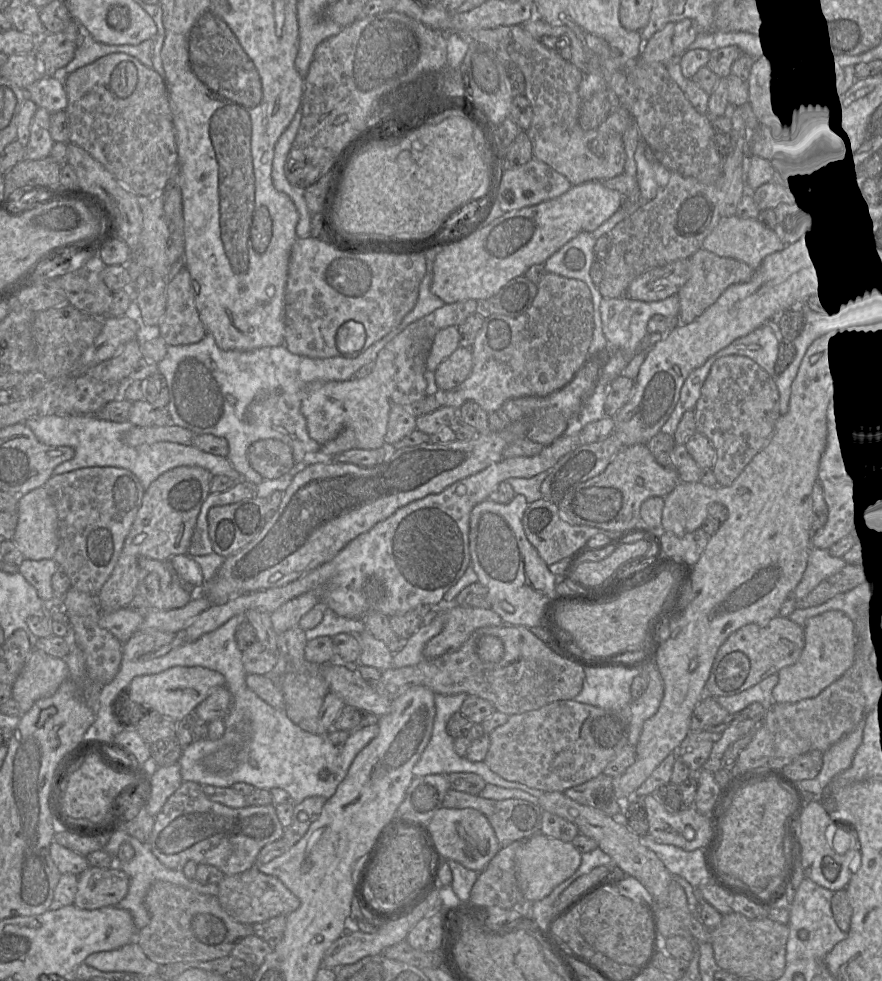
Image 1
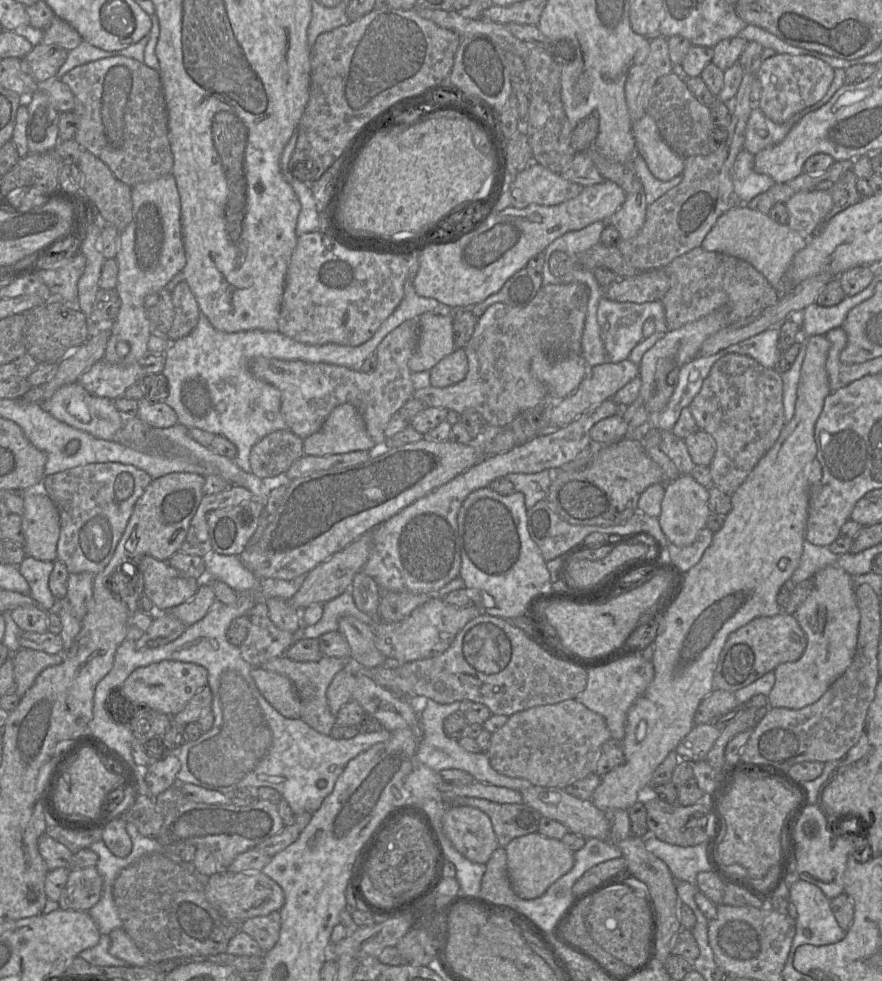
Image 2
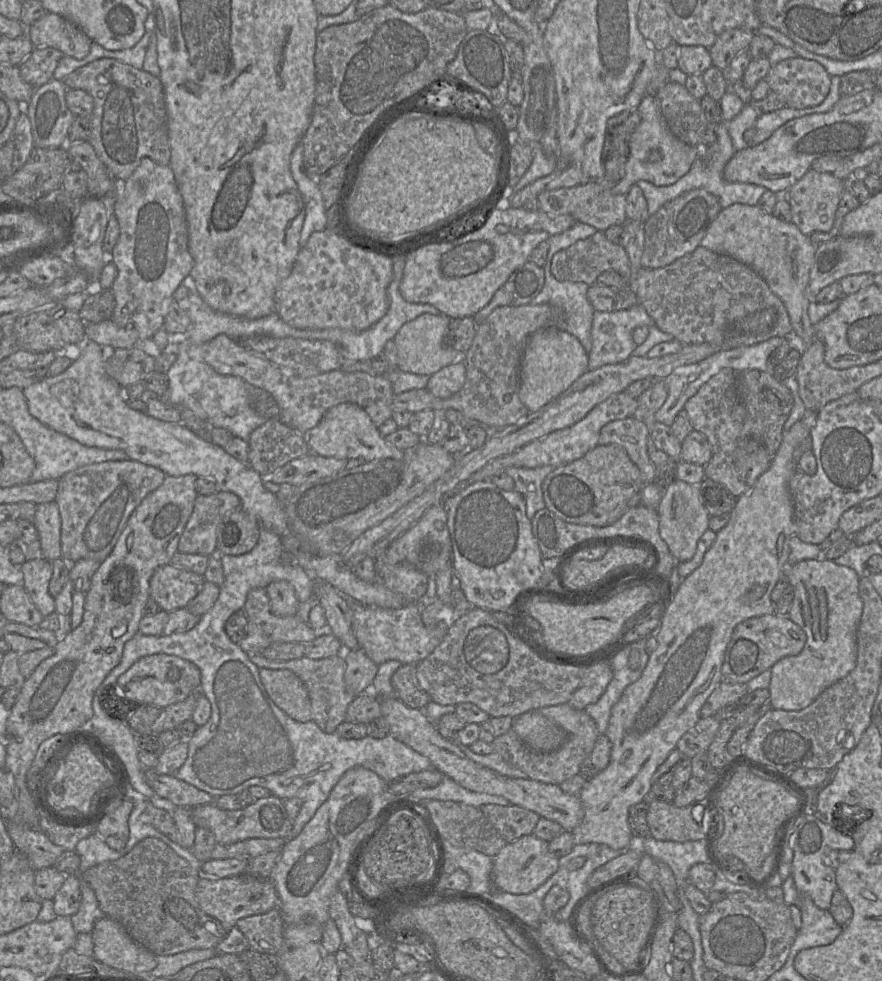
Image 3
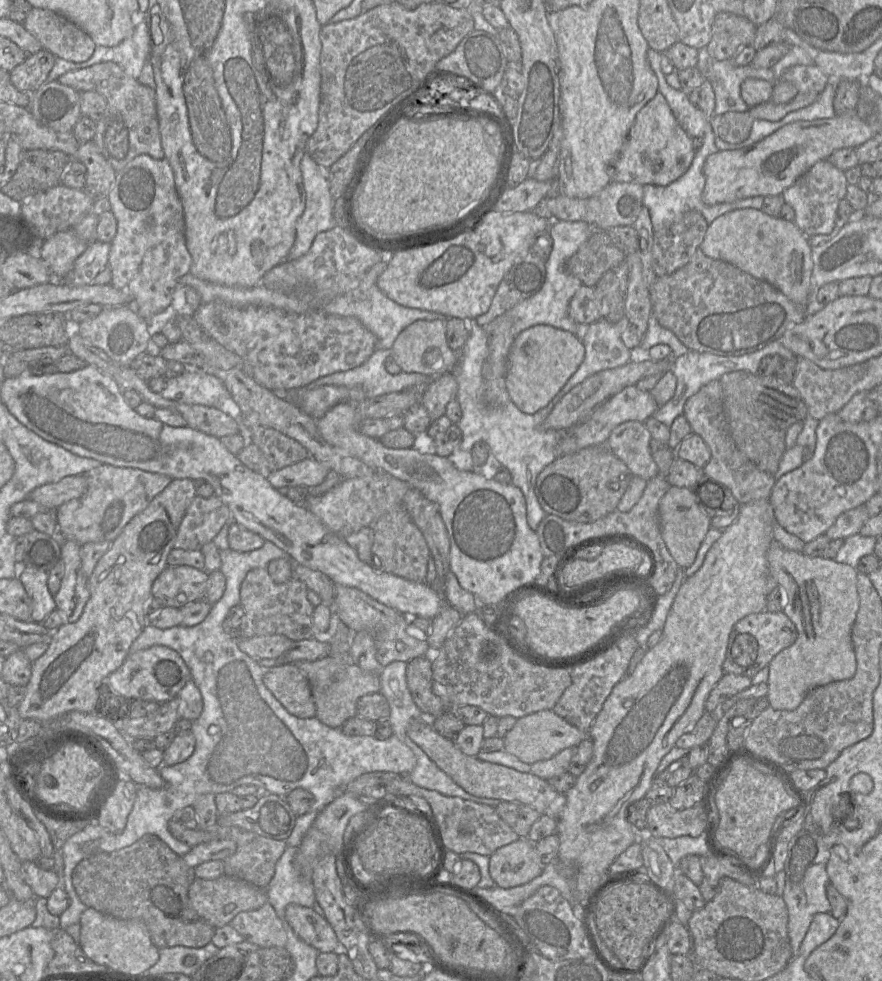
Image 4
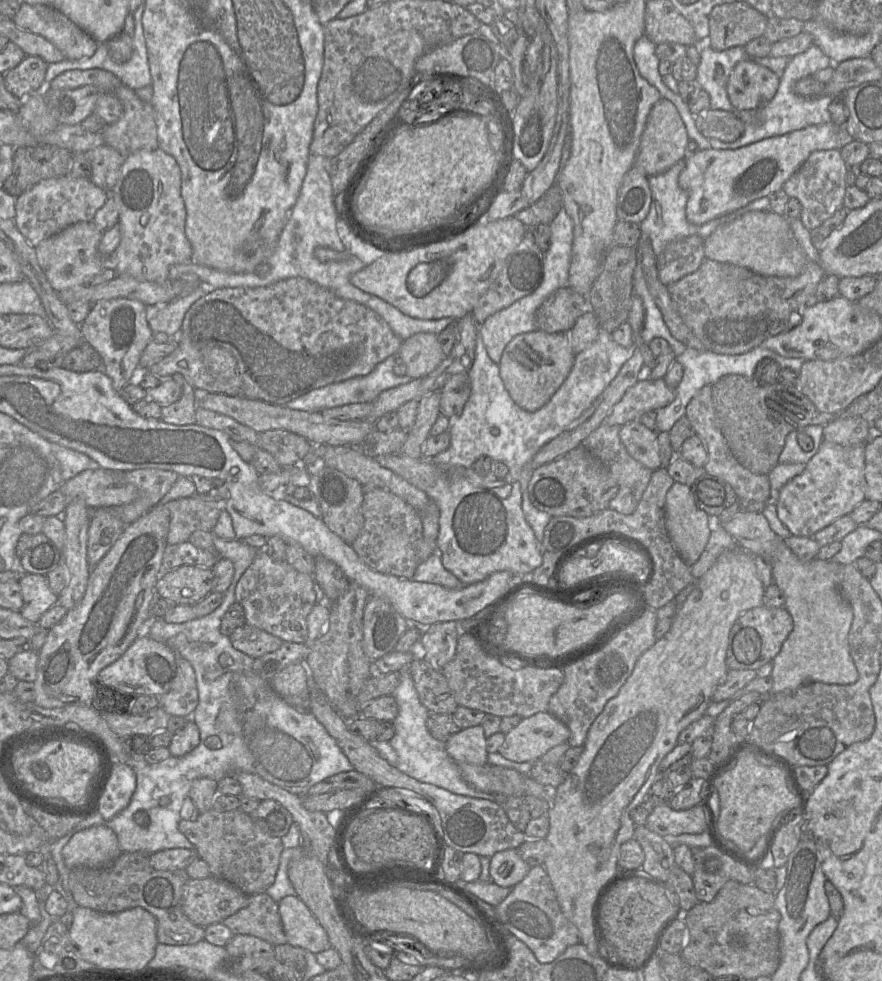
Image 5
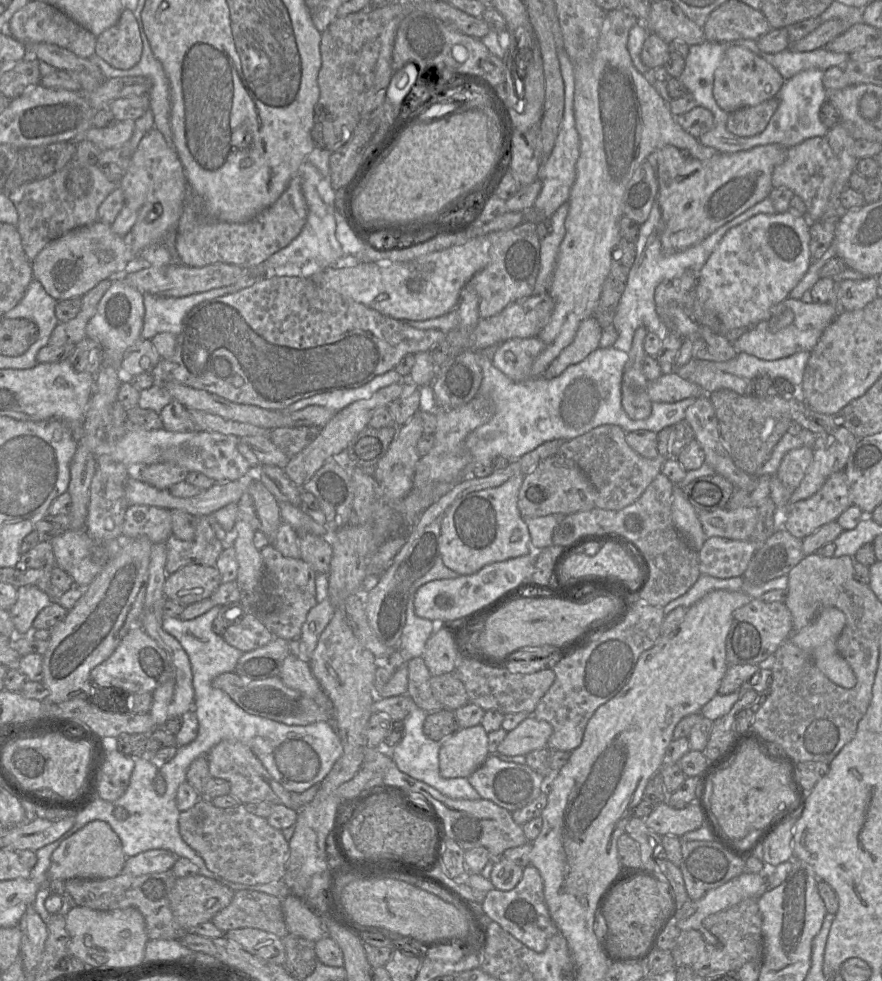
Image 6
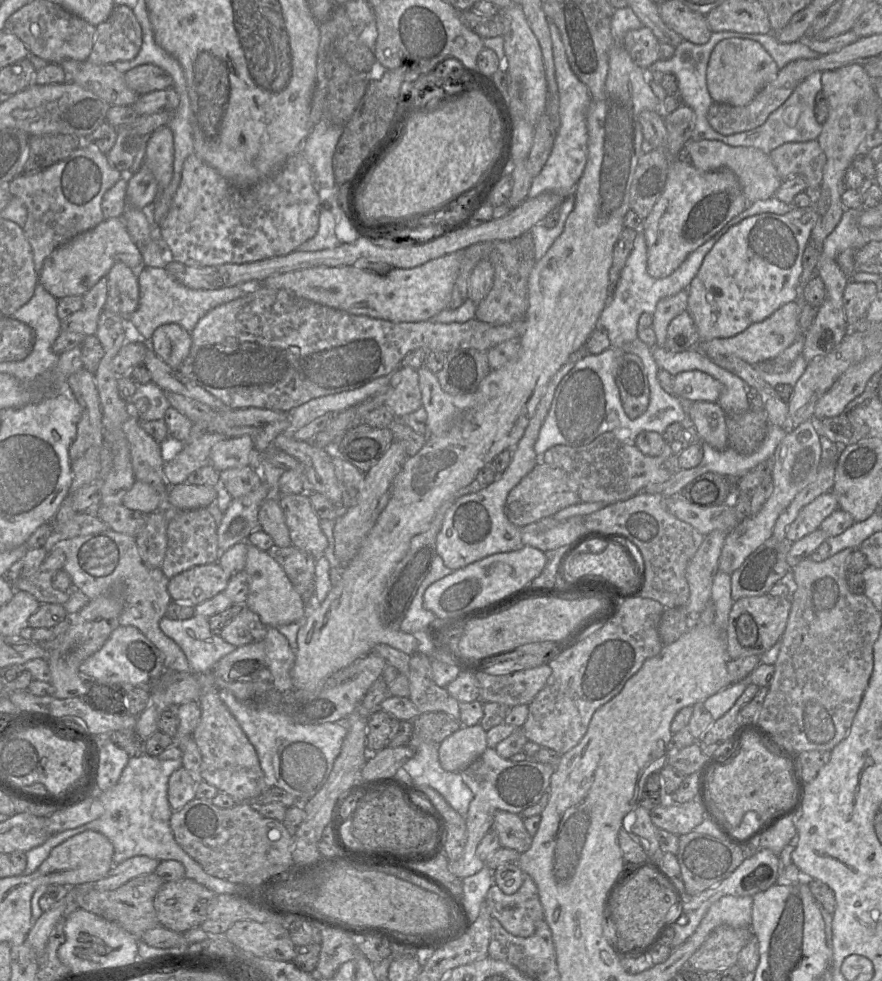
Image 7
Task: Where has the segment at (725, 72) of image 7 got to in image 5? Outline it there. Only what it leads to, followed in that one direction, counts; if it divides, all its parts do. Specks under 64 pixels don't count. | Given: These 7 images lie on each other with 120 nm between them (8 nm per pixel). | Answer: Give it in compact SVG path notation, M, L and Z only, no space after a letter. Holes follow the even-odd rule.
M753 59L740 61L727 82L727 94L738 110L755 110L772 100L779 87L780 77Z

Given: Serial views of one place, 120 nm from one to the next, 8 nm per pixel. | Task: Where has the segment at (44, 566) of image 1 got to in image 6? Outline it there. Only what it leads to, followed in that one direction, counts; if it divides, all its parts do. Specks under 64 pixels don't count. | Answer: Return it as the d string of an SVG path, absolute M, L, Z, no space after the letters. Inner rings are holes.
M26 585L17 588L17 600L8 610L15 627L15 634L29 636L38 613L53 601L51 596L36 586Z

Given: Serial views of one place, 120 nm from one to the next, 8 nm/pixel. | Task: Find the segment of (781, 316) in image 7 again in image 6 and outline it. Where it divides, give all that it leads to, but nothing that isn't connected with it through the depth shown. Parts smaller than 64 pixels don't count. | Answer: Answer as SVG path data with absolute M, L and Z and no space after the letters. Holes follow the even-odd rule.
M786 298L771 309L771 317L777 317L786 310L792 311L793 321L785 328L772 332L769 323L761 321L755 326L748 328L736 340L732 342L736 351L755 356L762 360L777 360L787 358L798 352L811 352L817 345L825 329L834 321L839 313L835 304L806 303L795 298Z

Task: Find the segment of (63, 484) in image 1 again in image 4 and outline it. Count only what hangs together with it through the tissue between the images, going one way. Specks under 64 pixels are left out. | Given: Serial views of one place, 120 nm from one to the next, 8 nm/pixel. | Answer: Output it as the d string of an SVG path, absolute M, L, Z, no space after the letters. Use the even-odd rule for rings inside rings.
M108 464L92 469L84 476L88 484L86 492L55 510L58 538L61 542L73 540L80 545L90 542L113 542L128 522L143 511L172 481L172 478L163 474Z

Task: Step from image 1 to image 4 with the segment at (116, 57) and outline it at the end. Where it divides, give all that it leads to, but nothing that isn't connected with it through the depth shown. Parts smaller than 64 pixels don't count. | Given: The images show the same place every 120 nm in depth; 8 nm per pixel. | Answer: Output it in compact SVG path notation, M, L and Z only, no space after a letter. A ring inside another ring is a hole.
M101 62L80 70L69 71L57 81L78 92L97 92L107 100L106 113L97 121L93 141L117 172L141 154L147 154L157 160L165 158L159 131L155 90L131 78L113 62Z

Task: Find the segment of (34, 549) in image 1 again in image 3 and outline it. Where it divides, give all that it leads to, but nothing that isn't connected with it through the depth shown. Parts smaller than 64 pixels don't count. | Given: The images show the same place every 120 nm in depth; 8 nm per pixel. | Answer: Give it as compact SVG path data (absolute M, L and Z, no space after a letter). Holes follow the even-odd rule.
M55 502L38 504L33 525L39 534L43 559L52 562L62 558L61 517L57 504Z

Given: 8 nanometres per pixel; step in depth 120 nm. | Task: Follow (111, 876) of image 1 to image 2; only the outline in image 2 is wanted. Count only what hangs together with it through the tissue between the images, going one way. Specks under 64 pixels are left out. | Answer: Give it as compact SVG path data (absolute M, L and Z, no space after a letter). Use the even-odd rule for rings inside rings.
M96 866L70 871L67 883L58 900L61 910L86 911L101 898L103 878Z

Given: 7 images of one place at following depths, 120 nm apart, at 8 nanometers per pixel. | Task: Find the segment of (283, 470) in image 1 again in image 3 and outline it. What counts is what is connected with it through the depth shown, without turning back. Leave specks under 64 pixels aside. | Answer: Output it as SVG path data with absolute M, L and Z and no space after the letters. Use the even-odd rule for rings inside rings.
M273 418L251 433L248 465L267 478L291 460L301 458L308 452L306 435L300 434L279 418Z

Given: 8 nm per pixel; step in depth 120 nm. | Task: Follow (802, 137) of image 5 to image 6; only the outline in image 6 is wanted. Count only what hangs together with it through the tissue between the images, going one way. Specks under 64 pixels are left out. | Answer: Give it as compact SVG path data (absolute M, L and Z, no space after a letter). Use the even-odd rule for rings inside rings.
M778 144L756 146L750 150L734 153L718 153L708 160L686 158L681 150L667 145L655 153L659 190L657 202L661 210L663 230L661 251L665 256L683 251L703 241L718 228L733 220L747 209L769 196L774 168L786 157L786 148Z

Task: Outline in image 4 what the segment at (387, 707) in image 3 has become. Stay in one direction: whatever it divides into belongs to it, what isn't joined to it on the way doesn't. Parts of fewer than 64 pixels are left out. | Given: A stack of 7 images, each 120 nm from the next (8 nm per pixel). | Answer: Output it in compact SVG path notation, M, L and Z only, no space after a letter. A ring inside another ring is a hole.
M424 714L421 717L414 719L407 726L407 735L415 742L423 752L437 765L437 767L446 773L451 779L467 793L482 798L498 799L506 802L522 803L536 809L541 815L558 818L559 814L564 809L566 804L565 794L557 792L547 780L544 780L532 773L518 772L512 768L508 768L499 764L493 764L482 761L476 756L464 754L454 740L440 735L433 727L431 720Z

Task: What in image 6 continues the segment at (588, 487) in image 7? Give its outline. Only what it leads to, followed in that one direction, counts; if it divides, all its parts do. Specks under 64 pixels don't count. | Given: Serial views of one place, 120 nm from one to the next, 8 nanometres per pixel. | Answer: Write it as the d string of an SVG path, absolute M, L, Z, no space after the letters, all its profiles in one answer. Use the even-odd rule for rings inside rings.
M602 425L591 431L564 441L559 454L573 460L597 490L595 507L604 510L621 510L644 493L650 483L661 473L665 460L658 456L647 459L635 452L626 442L626 432L616 425Z

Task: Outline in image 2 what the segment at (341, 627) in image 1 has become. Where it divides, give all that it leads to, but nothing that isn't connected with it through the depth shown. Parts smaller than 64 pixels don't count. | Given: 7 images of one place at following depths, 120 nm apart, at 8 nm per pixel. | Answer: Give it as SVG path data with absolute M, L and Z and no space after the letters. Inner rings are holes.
M350 590L345 591L338 597L323 604L323 614L321 619L312 626L303 626L295 634L295 640L302 638L318 639L325 633L338 631L339 621L346 616L352 616L367 625L372 625L373 621L379 620L359 610L354 602Z

